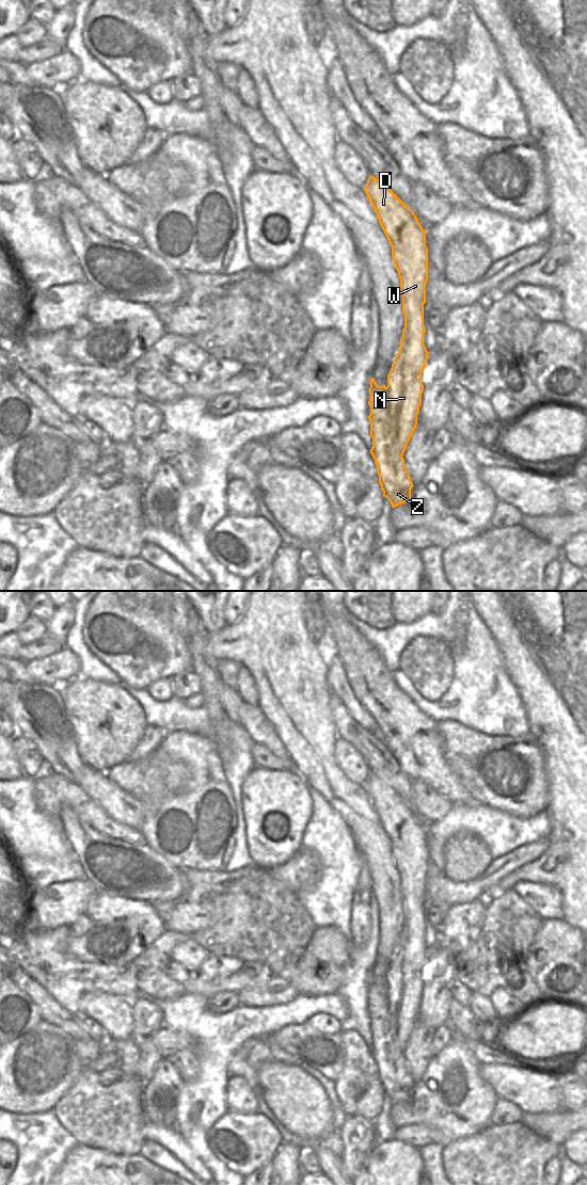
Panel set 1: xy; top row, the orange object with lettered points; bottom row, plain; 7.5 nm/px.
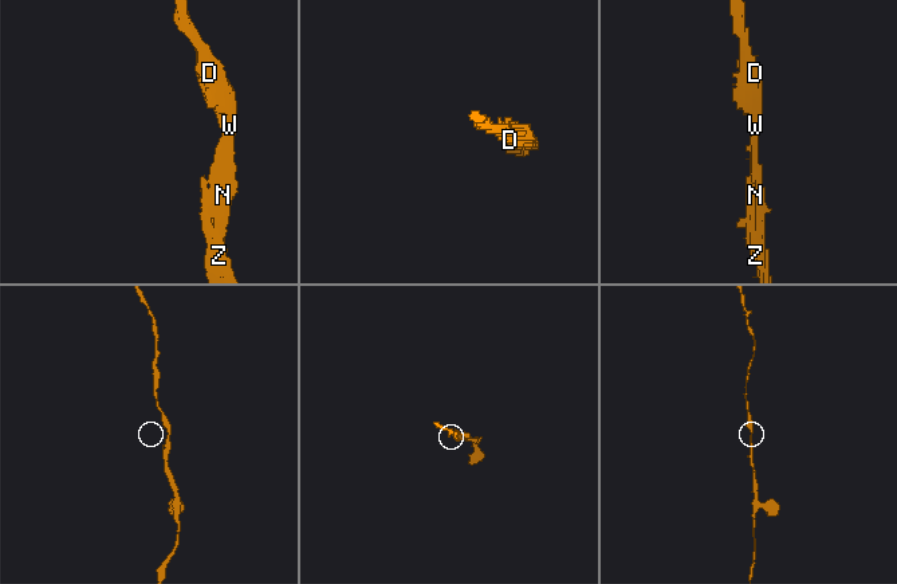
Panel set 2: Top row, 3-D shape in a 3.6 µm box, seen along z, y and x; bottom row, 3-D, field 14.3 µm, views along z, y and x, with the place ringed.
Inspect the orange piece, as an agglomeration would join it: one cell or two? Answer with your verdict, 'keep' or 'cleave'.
keep

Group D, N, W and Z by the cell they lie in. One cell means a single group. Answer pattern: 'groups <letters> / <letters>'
groups D N W Z

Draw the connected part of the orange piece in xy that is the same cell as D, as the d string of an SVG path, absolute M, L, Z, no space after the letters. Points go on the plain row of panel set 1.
M369 773L363 786L379 816L379 820L392 844L394 863L400 876L402 891L402 910L404 925L400 935L398 950L387 972L387 982L378 983L370 976L368 1003L370 1011L370 1034L372 1044L370 1051L377 1063L379 1080L392 1105L411 1098L414 1084L402 1055L407 1042L417 1023L417 1012L422 1002L424 982L422 970L428 957L428 948L424 942L424 901L426 900L426 880L428 878L428 846L426 831L414 810L384 781Z

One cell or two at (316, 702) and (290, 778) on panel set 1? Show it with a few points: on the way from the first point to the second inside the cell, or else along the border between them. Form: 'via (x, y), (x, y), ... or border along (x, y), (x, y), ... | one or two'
border along (292, 768), (303, 778), (308, 786) | two

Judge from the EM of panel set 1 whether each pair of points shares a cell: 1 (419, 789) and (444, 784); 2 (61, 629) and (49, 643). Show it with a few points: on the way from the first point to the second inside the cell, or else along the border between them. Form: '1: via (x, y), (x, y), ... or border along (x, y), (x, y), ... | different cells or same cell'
1: border along (411, 780), (422, 780), (451, 803) | different cells
2: border along (46, 633), (63, 643) | different cells

